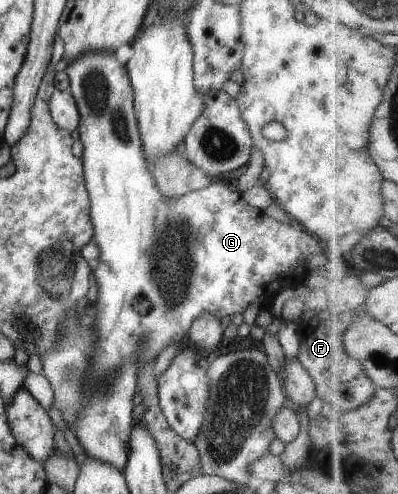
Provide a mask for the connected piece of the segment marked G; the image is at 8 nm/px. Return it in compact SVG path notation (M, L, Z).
M87 52L81 54L77 60L73 60L69 66L64 70L69 78L69 86L67 91L71 94L79 114L79 124L77 131L79 131L79 141L82 145L82 168L83 178L85 182L85 190L88 194L89 200L89 222L93 228L93 237L91 241L99 249L99 256L92 262L91 280L92 287L92 305L93 305L93 326L91 332L95 336L93 340L93 352L87 358L87 368L83 372L83 380L81 380L81 388L83 388L83 396L81 396L81 408L77 414L73 414L73 424L70 430L75 435L79 446L82 448L85 455L96 460L101 460L106 464L111 464L117 470L123 471L125 466L125 455L127 455L127 436L129 436L129 428L132 426L131 412L133 404L131 402L133 394L137 392L137 372L141 372L141 366L147 362L154 362L159 353L169 344L184 343L187 330L193 324L194 319L201 316L201 314L210 314L217 317L219 320L224 316L233 314L242 314L247 306L253 303L259 303L260 311L270 312L271 302L279 292L286 288L297 288L300 286L299 280L305 276L303 270L303 260L309 254L321 254L330 249L342 249L342 246L331 246L323 244L314 235L295 228L297 226L293 223L282 223L273 218L266 216L262 210L257 210L249 206L241 198L241 193L233 190L227 184L219 184L214 179L211 179L209 184L203 188L195 190L194 192L187 192L183 196L177 198L165 198L159 190L157 184L153 180L151 169L145 160L145 152L143 152L143 142L139 136L137 129L137 122L133 108L133 96L131 86L127 80L127 74L123 70L123 66L117 62L114 54L105 54L105 52Z

